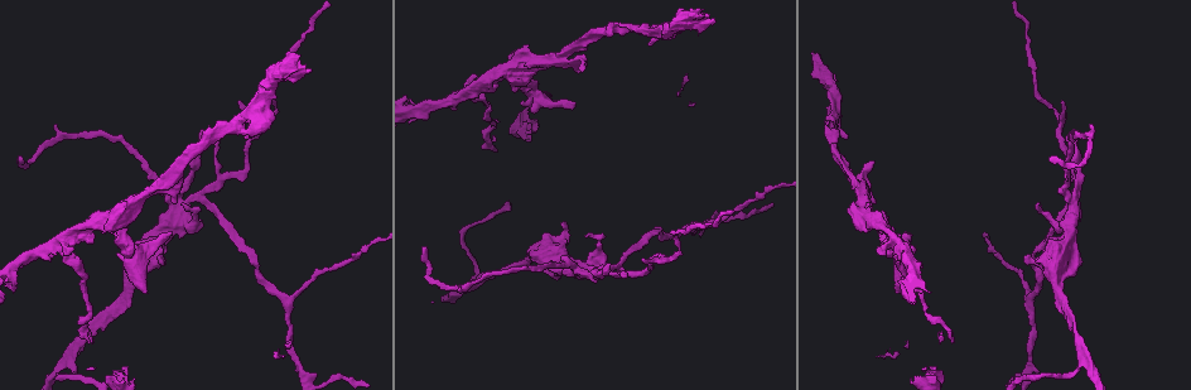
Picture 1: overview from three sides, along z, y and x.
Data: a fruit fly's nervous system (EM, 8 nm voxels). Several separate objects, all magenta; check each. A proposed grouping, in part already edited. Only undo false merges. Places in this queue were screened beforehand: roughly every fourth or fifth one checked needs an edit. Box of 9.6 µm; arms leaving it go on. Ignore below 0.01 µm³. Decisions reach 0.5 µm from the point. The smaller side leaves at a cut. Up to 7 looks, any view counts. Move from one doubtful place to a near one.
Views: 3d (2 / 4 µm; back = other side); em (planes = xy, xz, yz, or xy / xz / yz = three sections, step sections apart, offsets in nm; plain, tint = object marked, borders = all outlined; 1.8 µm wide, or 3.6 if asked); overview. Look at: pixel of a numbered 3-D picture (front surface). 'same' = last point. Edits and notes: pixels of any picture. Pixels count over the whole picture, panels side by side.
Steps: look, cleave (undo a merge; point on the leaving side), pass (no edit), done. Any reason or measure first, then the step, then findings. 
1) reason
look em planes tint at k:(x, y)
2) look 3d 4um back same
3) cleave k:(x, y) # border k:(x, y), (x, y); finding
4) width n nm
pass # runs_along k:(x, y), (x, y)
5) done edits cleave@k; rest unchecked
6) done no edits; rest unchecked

arms part here
look em planes tint at 1:(163, 184)

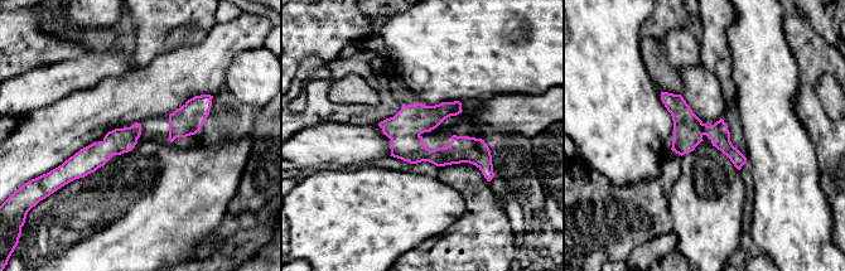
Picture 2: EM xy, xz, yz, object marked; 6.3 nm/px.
pass # runs_along 2:(384, 124), (419, 153), (473, 155), (488, 173); one cell here

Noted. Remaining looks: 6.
calibre changes
look em planes tint at 1:(180, 216)

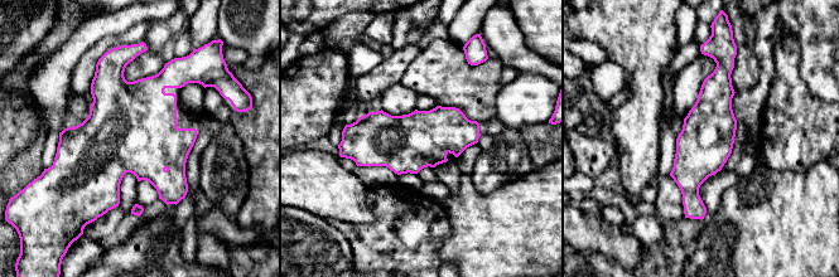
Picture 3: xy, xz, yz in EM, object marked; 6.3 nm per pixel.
pass # runs_along 3:(723, 66), (692, 166), (698, 214); all the same cell

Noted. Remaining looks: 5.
branch point
look 3d 2um at 1:(236, 126)

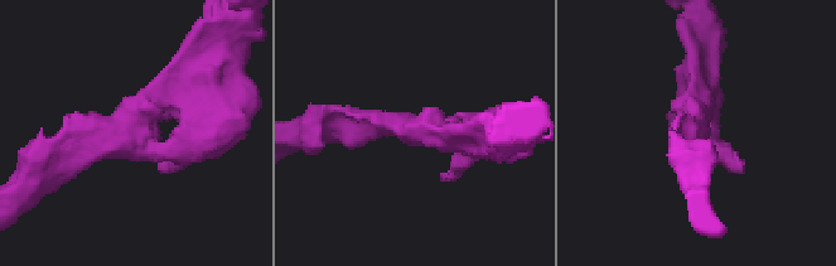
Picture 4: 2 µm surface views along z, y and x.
arms 3; arm_widths 220, 280, 300 nm; now the EM
look em xz step 16 tint at 4:(695, 135)

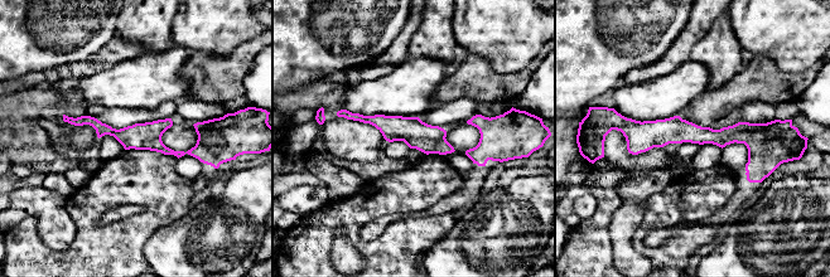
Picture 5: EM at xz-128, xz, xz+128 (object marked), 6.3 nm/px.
pass # runs_along 5:(625, 124), (636, 132), (770, 131); continuous, no second cell

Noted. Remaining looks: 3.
done no edits; rest unchecked

